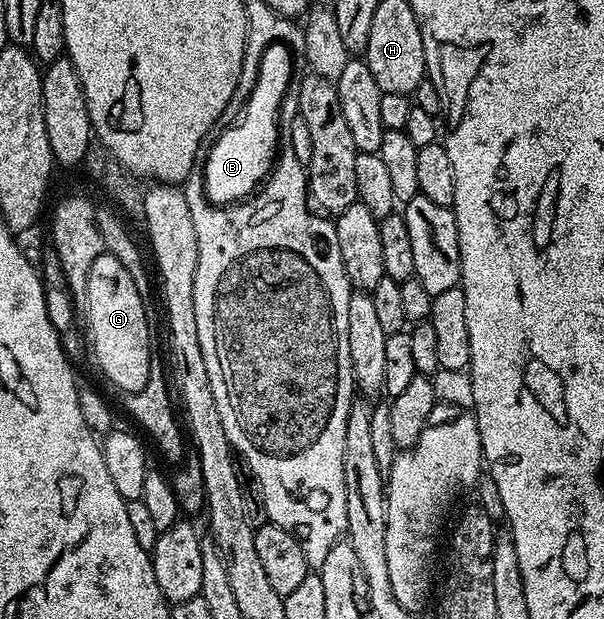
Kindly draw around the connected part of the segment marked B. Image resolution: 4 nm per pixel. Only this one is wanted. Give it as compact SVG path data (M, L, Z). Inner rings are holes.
M275 41L274 43L267 45L266 51L262 53L262 59L259 60L258 78L255 80L253 94L250 95L249 102L242 107L242 114L239 118L239 121L235 122L234 124L231 124L234 126L232 126L230 129L227 130L225 128L221 132L219 139L224 141L224 145L220 145L219 141L217 142L216 153L212 153L212 161L210 161L209 165L206 166L206 175L208 176L208 185L206 186L206 188L208 188L209 190L209 194L207 197L212 204L231 205L238 203L242 201L244 198L251 196L255 192L255 189L262 183L262 181L259 178L259 175L260 173L264 172L264 169L267 169L268 157L270 157L272 154L272 141L275 140L275 132L278 128L280 128L280 108L285 102L286 97L284 97L284 95L287 93L290 87L290 83L294 75L294 69L296 69L296 62L294 62L294 60L292 60L292 58L290 57L289 48L286 47L285 44L278 43L277 41Z

